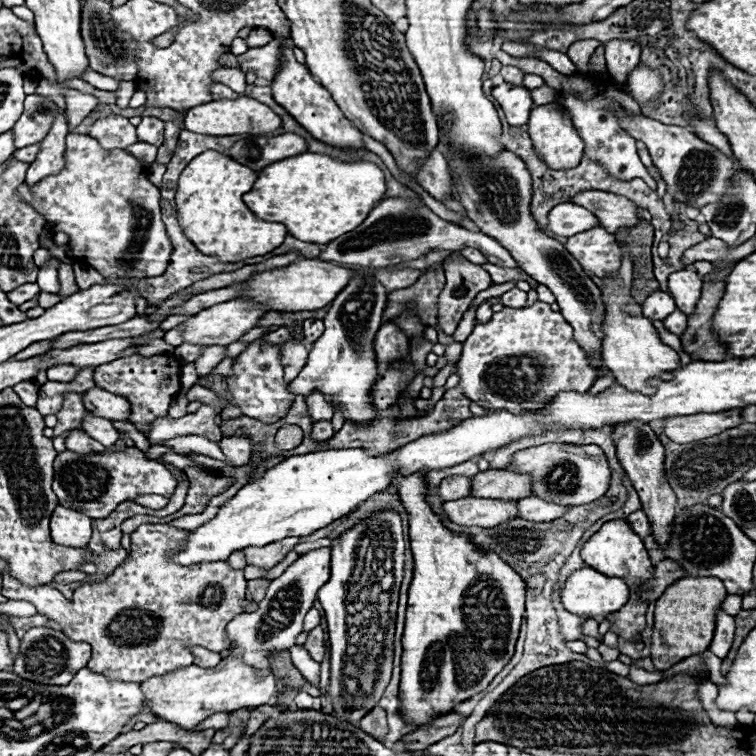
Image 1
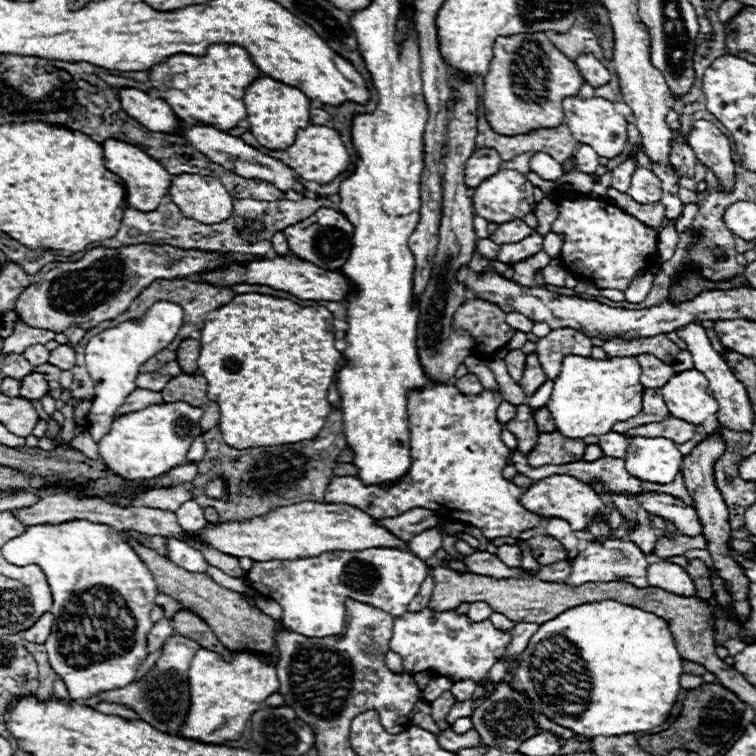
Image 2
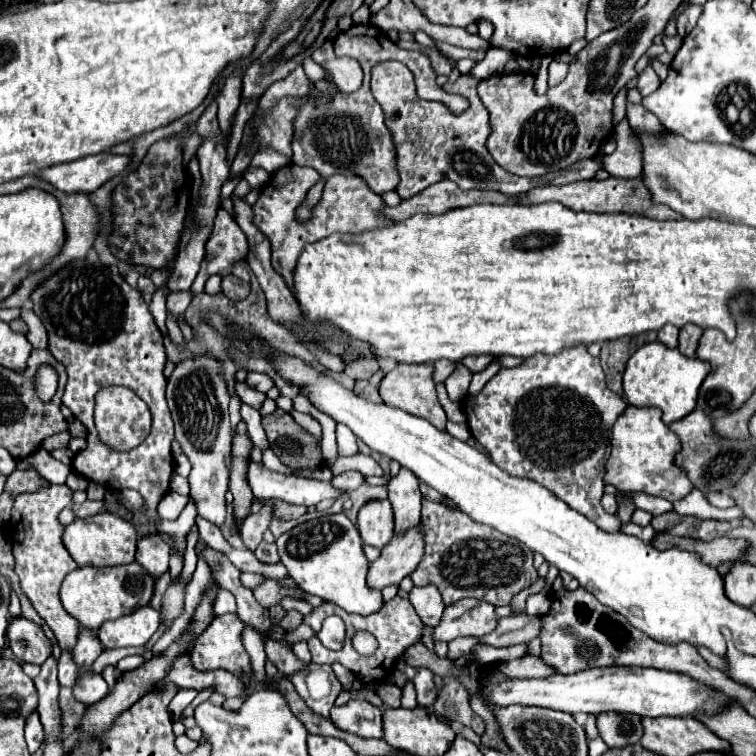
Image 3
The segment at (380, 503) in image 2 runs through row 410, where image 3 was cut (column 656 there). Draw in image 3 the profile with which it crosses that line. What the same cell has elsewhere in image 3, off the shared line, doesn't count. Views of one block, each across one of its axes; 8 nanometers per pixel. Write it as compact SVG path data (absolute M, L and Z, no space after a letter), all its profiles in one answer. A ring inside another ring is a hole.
M628 406L614 422L610 444L612 452L606 460L604 484L612 484L624 492L646 492L650 496L666 498L668 502L682 500L692 490L684 470L674 464L674 458L680 452L680 440L662 422L662 412L658 408Z

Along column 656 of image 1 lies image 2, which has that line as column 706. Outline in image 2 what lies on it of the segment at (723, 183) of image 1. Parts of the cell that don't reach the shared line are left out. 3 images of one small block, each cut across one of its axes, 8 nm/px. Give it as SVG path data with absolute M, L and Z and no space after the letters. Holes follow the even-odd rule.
M698 120L690 130L688 146L696 158L716 174L720 190L730 192L736 178L736 160L730 140L712 122Z

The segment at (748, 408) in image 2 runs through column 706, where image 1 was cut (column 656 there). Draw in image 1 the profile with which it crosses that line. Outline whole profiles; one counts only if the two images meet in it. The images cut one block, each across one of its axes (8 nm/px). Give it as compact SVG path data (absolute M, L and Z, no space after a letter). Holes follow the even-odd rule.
M622 246L622 250L624 250L624 260L618 270L618 278L604 280L602 300L606 304L606 320L604 320L606 338L602 342L602 358L604 358L604 364L612 370L614 378L620 386L624 386L626 390L632 390L632 392L642 392L646 396L652 396L656 392L656 388L652 384L648 384L648 380L650 378L660 378L660 380L672 378L672 372L680 366L678 354L670 346L660 342L660 338L656 336L656 330L648 318L632 318L626 312L622 312L622 306L634 302L630 298L632 260L624 246Z

